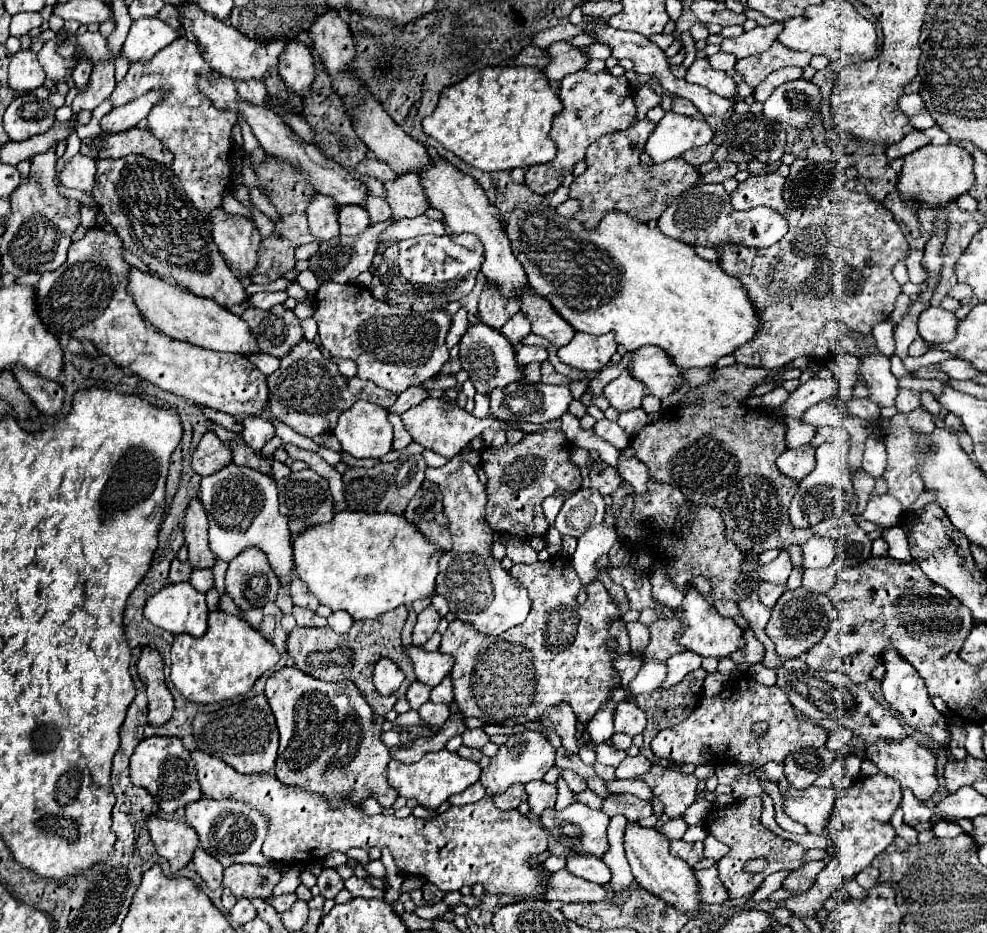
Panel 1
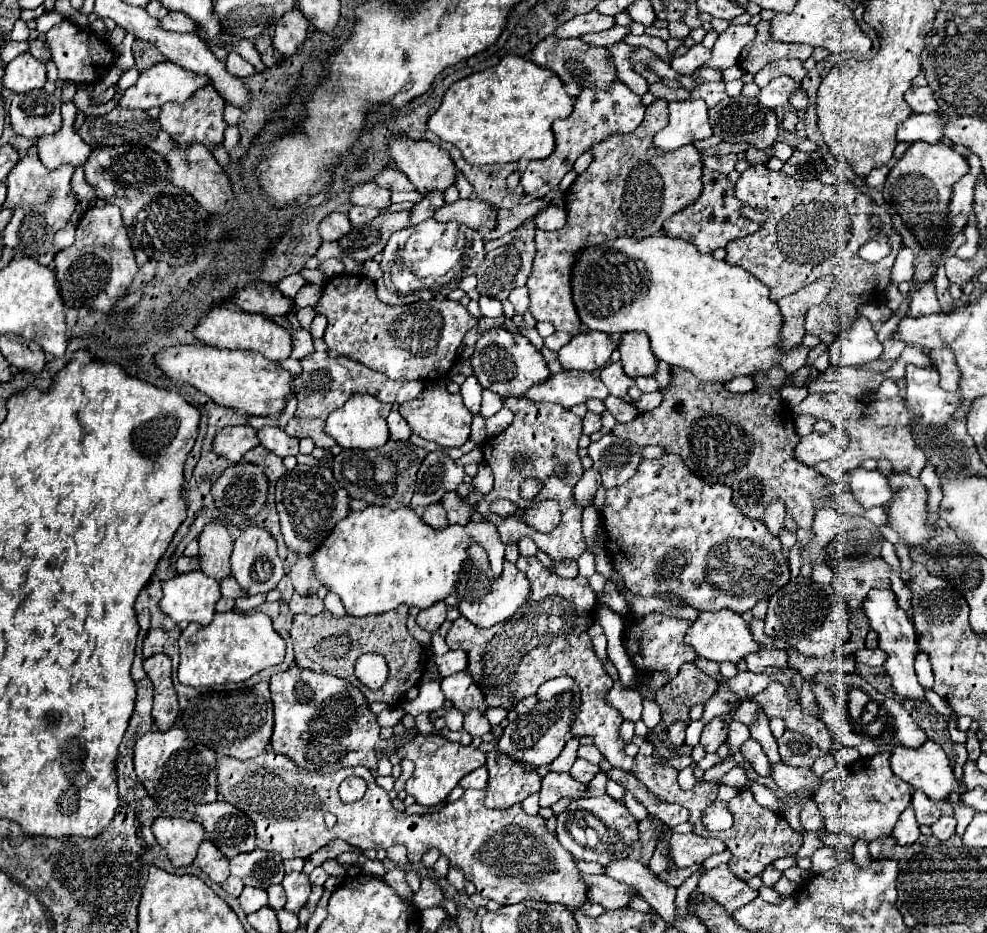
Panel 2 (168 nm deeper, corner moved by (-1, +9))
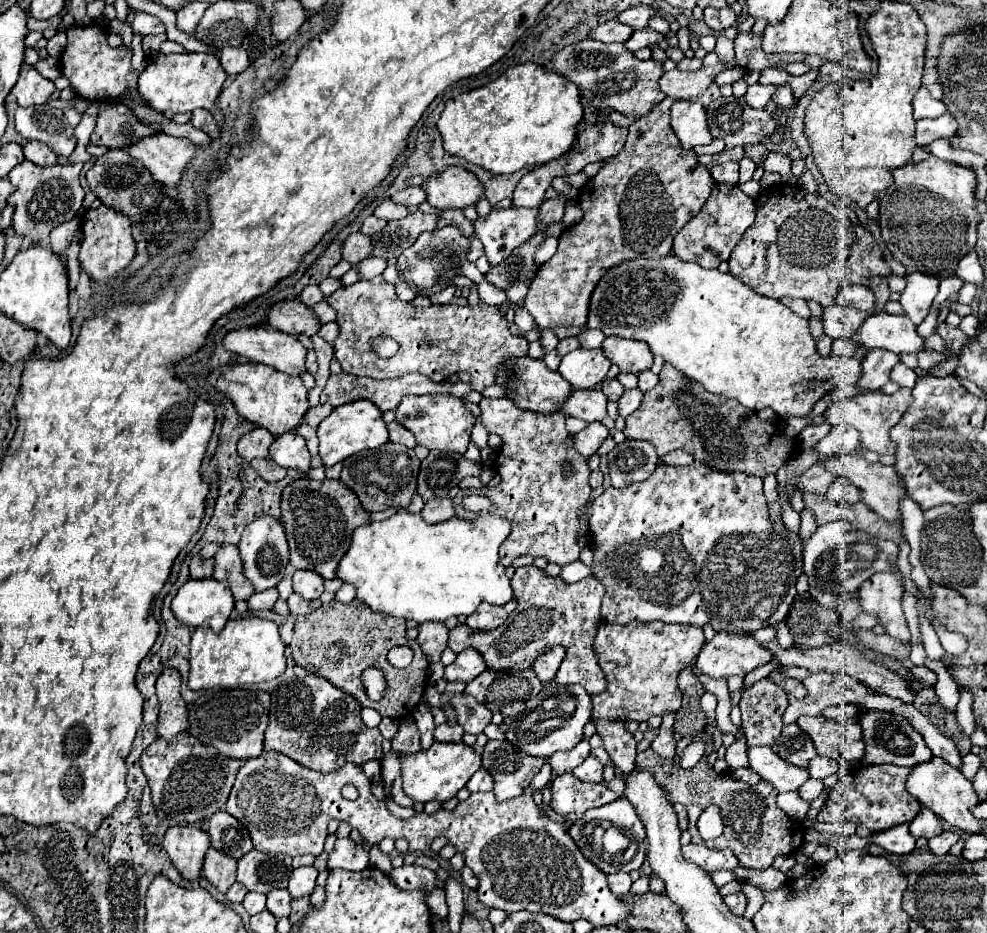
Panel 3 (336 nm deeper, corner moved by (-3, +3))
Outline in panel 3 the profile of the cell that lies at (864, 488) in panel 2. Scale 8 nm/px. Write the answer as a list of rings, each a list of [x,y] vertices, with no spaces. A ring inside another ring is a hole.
[[[837,477],[831,487],[827,489],[825,493],[825,499],[833,501],[833,503],[843,503],[843,501],[849,501],[849,503],[857,503],[861,499],[861,493],[855,485],[851,485],[847,479],[841,479]]]

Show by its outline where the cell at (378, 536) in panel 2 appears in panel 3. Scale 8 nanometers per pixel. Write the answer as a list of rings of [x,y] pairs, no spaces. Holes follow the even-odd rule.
[[[399,511],[395,513],[393,517],[377,523],[369,523],[369,525],[363,525],[363,527],[357,527],[355,533],[353,533],[353,545],[351,549],[347,551],[347,555],[341,559],[339,567],[337,567],[337,575],[339,579],[355,585],[357,589],[357,599],[361,599],[367,607],[371,607],[373,611],[381,611],[381,613],[387,613],[387,615],[393,615],[393,617],[403,617],[403,619],[413,619],[417,621],[419,625],[421,623],[427,623],[427,621],[445,621],[449,617],[459,617],[459,615],[473,615],[475,609],[479,607],[479,603],[487,601],[491,605],[505,605],[507,601],[513,599],[513,587],[511,587],[511,581],[509,577],[505,575],[505,567],[503,563],[499,561],[499,545],[507,539],[507,535],[511,533],[511,523],[507,523],[507,519],[503,517],[495,517],[495,515],[479,515],[477,519],[473,521],[465,521],[465,519],[459,519],[459,517],[453,517],[449,521],[443,521],[443,523],[425,523],[423,517],[419,513],[409,513],[409,511]]]

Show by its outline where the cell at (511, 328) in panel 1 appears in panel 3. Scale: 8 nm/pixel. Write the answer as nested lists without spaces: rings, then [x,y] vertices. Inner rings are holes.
[[[513,283],[511,287],[507,287],[507,299],[511,303],[517,303],[517,301],[525,299],[525,295],[527,295],[527,285],[525,283]]]

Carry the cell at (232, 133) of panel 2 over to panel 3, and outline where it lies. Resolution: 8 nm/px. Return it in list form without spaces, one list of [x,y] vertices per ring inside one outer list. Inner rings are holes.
[[[183,53],[183,55],[157,55],[149,67],[139,77],[141,97],[155,109],[163,113],[191,113],[193,109],[207,109],[218,124],[224,117],[216,104],[223,89],[227,73],[223,71],[219,59],[211,53]]]

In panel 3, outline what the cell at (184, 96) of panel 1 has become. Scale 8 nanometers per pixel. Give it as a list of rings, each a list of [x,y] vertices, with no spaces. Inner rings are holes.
[[[195,109],[191,115],[191,125],[205,131],[209,137],[217,137],[219,135],[219,127],[213,119],[213,115],[207,109]]]

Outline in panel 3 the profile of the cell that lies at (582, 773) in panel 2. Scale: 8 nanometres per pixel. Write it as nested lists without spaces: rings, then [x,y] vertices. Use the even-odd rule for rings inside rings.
[[[589,755],[581,765],[577,765],[573,771],[571,771],[577,779],[581,781],[587,781],[587,783],[599,783],[603,779],[603,765],[597,757]]]

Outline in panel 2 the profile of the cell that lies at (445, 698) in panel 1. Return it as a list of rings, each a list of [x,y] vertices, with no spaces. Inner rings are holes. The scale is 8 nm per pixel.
[[[465,671],[443,677],[441,689],[443,689],[447,701],[451,701],[453,707],[459,709],[463,715],[469,713],[469,709],[477,709],[481,713],[487,711],[487,705],[483,703],[481,689],[477,685],[473,685],[473,679]]]

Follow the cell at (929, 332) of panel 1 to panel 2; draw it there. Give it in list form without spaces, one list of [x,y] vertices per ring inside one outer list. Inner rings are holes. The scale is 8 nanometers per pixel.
[[[925,283],[917,293],[913,293],[909,315],[923,317],[923,315],[933,315],[937,311],[941,311],[941,305],[937,301],[935,287],[933,287],[933,283]]]

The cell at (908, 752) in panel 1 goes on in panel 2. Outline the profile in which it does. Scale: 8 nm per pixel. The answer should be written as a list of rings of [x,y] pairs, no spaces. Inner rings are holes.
[[[925,741],[921,749],[893,749],[891,769],[899,779],[907,781],[915,789],[921,789],[933,801],[945,799],[959,787],[949,757],[935,741]]]

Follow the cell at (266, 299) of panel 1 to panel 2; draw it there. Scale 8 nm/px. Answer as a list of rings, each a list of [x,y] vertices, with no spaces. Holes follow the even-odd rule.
[[[287,275],[287,277],[281,279],[275,287],[277,287],[281,293],[285,293],[285,297],[293,299],[295,293],[297,293],[303,285],[305,285],[305,279],[303,279],[301,275]]]

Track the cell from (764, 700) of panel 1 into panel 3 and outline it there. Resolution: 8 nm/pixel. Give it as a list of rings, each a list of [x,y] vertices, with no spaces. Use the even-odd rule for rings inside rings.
[[[799,717],[797,725],[813,739],[817,753],[835,759],[839,765],[861,761],[863,757],[863,731],[857,723],[849,727],[825,717]]]

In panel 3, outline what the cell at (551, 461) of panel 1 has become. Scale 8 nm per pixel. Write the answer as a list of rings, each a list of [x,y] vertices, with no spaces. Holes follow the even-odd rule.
[[[509,397],[503,399],[487,399],[481,403],[481,421],[487,433],[497,433],[503,439],[503,447],[497,453],[495,469],[501,475],[501,483],[491,489],[471,489],[459,491],[453,497],[453,507],[457,517],[473,519],[463,505],[463,493],[477,493],[491,499],[491,513],[505,517],[513,523],[511,535],[501,545],[501,561],[503,565],[511,565],[517,555],[533,555],[545,557],[549,563],[567,565],[579,559],[577,545],[577,529],[579,509],[589,501],[589,467],[587,459],[579,455],[573,447],[573,437],[565,429],[565,415],[543,415],[535,411],[519,409]],[[565,463],[571,467],[571,475],[565,477]]]

